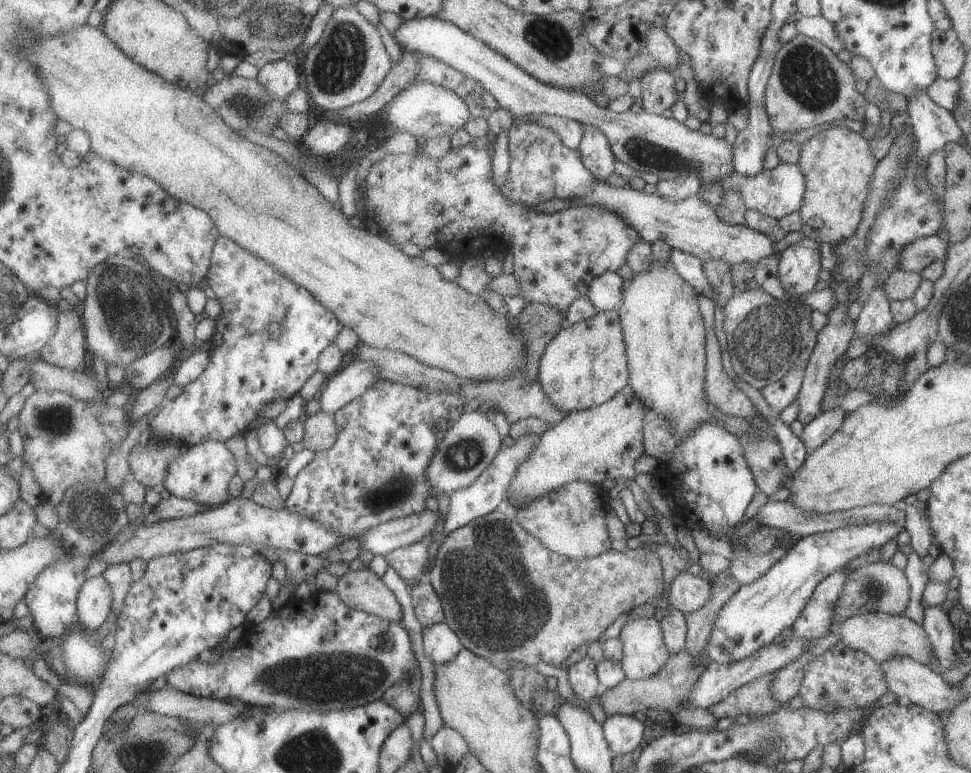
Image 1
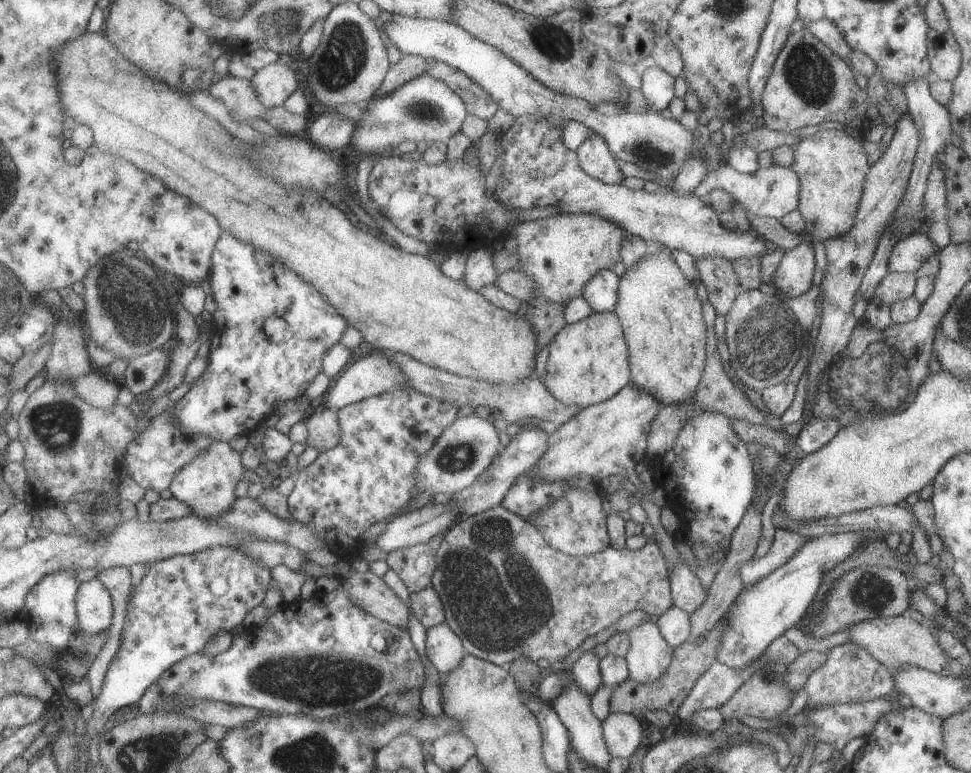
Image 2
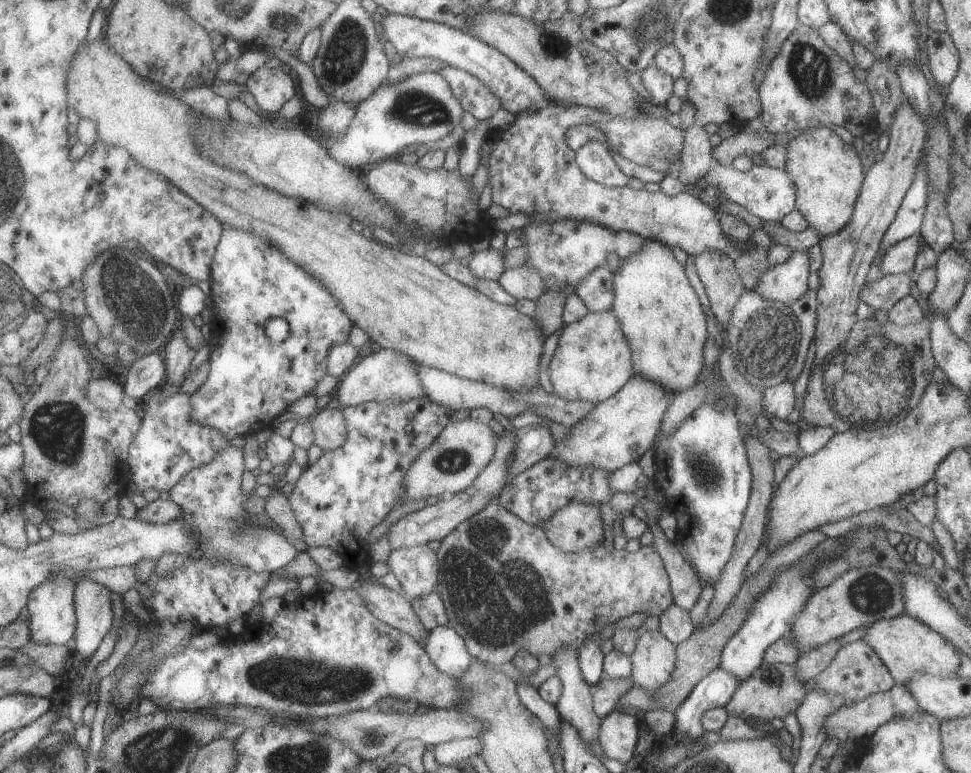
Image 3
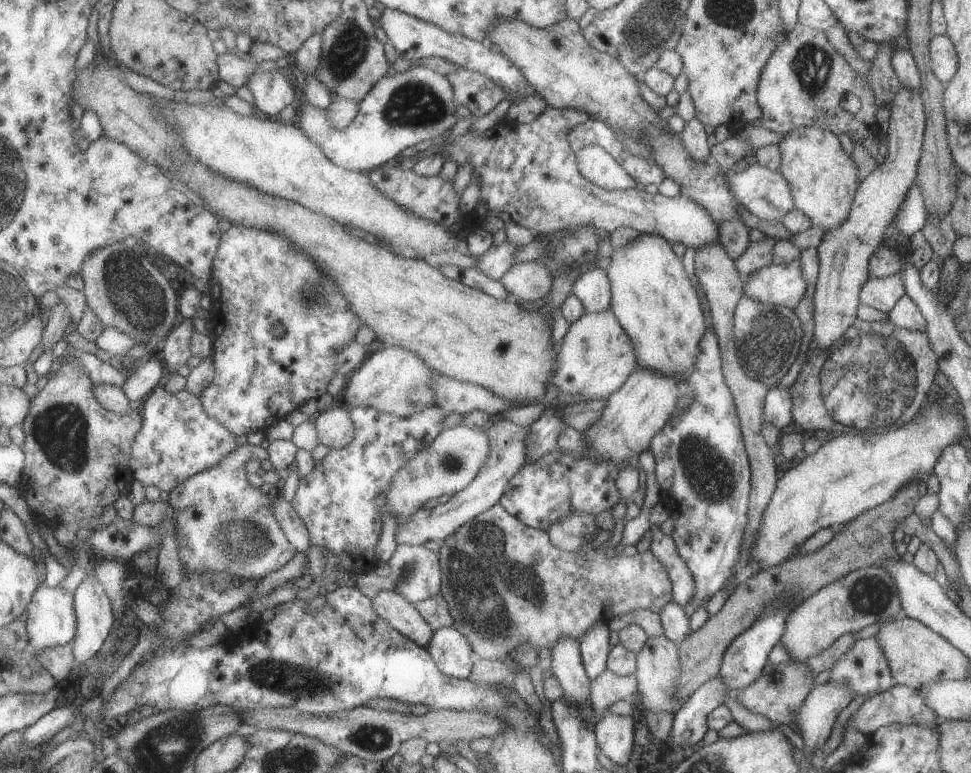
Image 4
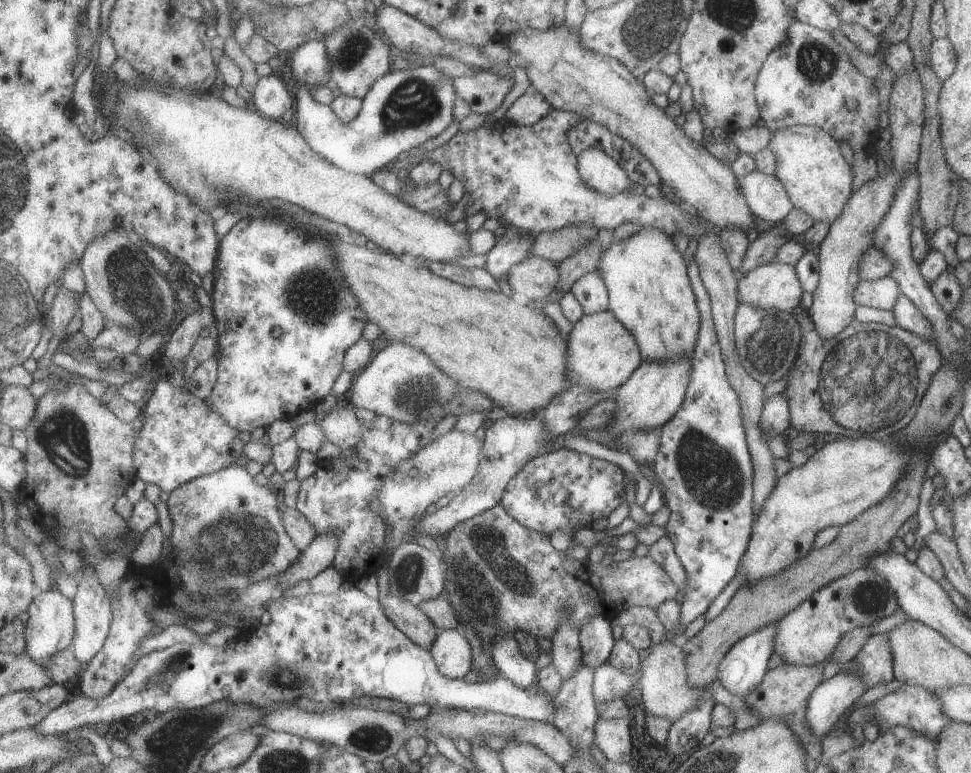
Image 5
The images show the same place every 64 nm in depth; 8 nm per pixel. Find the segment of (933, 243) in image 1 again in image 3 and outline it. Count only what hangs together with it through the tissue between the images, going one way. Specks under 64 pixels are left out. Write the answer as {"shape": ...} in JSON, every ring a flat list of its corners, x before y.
{"shape":[[913,234,893,246,889,246,879,262,881,274,911,273,919,248,926,244,920,234]]}

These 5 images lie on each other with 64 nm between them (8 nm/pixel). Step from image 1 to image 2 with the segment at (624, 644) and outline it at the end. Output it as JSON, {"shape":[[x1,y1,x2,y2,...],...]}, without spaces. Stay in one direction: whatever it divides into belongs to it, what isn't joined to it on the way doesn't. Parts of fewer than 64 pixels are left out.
{"shape":[[641,622,627,630,629,648,623,660,627,664,628,679,641,682,657,680,672,658,672,649,663,640,655,623]]}

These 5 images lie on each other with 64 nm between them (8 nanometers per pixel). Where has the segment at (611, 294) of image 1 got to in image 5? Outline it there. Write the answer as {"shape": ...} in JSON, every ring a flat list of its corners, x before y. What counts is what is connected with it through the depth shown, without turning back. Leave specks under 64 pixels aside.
{"shape":[[596,271,586,273,572,288,585,315,608,311,608,286]]}

